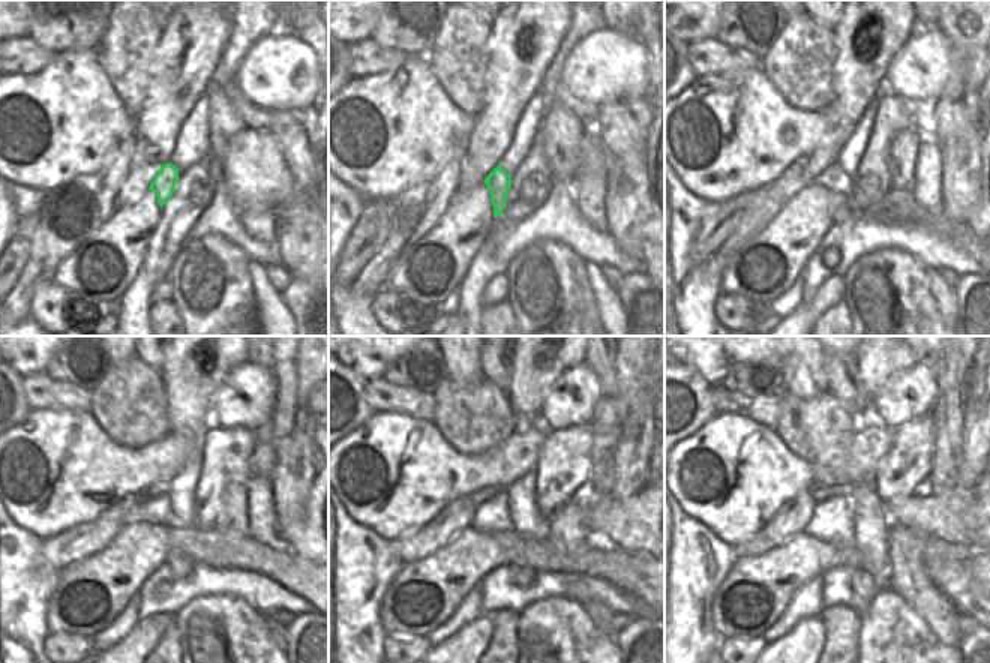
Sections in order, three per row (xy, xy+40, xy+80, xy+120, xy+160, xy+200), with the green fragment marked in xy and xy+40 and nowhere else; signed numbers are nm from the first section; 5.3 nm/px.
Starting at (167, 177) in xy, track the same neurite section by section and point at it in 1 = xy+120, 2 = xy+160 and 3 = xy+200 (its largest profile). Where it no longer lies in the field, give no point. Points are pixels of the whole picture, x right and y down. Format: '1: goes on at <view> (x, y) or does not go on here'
1: goes on at xy+120 (182, 566)
2: goes on at xy+160 (522, 576)
3: goes on at xy+200 (864, 588)

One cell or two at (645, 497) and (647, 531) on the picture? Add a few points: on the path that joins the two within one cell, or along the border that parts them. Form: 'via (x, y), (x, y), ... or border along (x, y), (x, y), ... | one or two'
via (648, 506), (648, 522) | one

